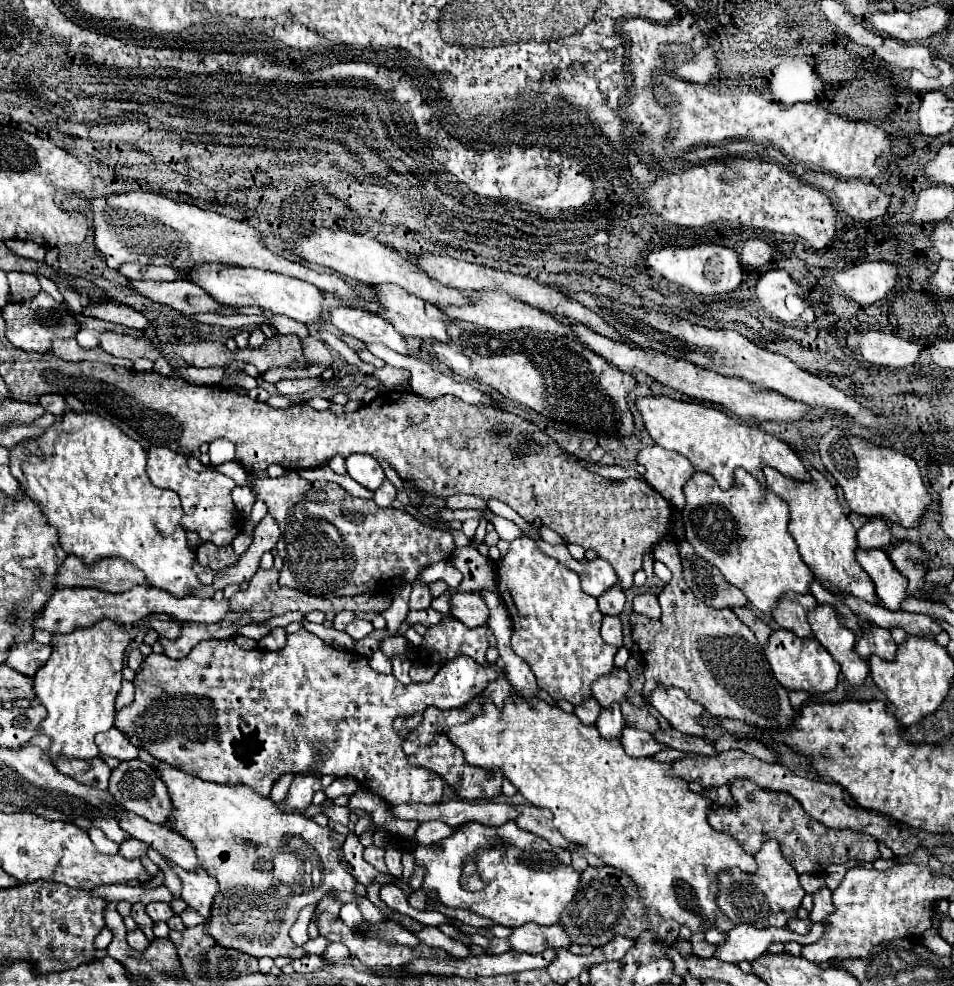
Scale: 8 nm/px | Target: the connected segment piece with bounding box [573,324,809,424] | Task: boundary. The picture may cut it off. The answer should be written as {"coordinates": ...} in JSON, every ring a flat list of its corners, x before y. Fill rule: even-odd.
{"coordinates":[[573,324,575,326,575,336,579,338,579,342,587,344,593,352,597,352,599,356,603,356,607,362,611,362,613,366,627,370,627,368,637,368,645,374,649,374,651,378,655,378,657,382,671,386,673,390,679,390,691,398,703,400,703,402,713,402,713,404,721,404,723,408,727,408,729,412,733,412,739,418,753,418,757,422,779,422,779,424,789,424,795,420,801,420,807,412,809,406,797,400,789,400,783,398,781,394,775,394,773,390,763,390,759,386,751,386,743,380,735,380,735,378,727,378,721,374,715,374,711,370,703,370,697,368,695,364,687,362,687,360,675,360,671,356,659,354,659,352,651,352,651,350,643,350,643,348,631,348,623,342,613,342,601,334,595,334,591,330,587,330,587,326,583,324]]}

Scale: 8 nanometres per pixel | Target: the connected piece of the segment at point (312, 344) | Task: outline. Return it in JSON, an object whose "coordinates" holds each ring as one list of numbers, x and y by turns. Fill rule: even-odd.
{"coordinates":[[307,334,307,336,299,338,299,340,301,340,303,358,305,358,309,364,319,364,319,366,327,366,327,368,333,364,335,358,333,358,329,346,327,346,323,340,319,340,319,338,313,336,313,334]]}

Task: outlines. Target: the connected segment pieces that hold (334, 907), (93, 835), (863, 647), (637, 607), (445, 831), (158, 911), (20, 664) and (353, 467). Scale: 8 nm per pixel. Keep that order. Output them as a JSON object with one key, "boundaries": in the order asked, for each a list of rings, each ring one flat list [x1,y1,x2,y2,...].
{"boundaries":[[[325,896,325,898,317,904,315,914,319,914,319,912,331,912,331,914,337,914,337,912,339,912,339,908,341,908,341,902,333,900,331,896]],[[87,830,87,834,89,834,91,842,95,844,95,848,97,848,99,852,103,852,103,854,117,854,119,846,117,846,115,842,111,842,101,830]],[[873,626,869,632,861,632,861,636,857,638,855,650,863,658,869,658,871,654,877,654,883,660,895,660,897,644,891,638,891,632,887,628]],[[641,594,633,600,633,612,635,614,641,614,641,616,647,616,651,620,657,620,661,616,661,608,659,608,659,602,657,602,657,596,655,594]],[[431,820,431,822,421,822,419,824,419,828,415,832,415,838,419,840,419,844,429,844,429,842,443,840,443,838,447,838,451,834,453,834,451,826,447,826,441,820]],[[151,902,147,904,147,914,151,916,153,922,159,922,159,920,169,920,171,916,175,916,173,908,167,904,167,902]],[[35,640,15,642,7,652,7,666,15,668,25,676,33,676,41,666,45,666,51,652,51,644,39,644]],[[351,454,347,458,347,474,359,482,361,486,365,486,367,490,377,490,383,480,385,480,385,472,379,466,379,462,375,458,371,458,369,454]]]}

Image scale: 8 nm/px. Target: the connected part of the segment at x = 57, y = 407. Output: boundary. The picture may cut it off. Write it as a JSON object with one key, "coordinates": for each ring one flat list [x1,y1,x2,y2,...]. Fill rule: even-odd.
{"coordinates":[[43,394,43,398,39,398,39,404,55,416,63,416,69,410,69,406,61,394]]}

